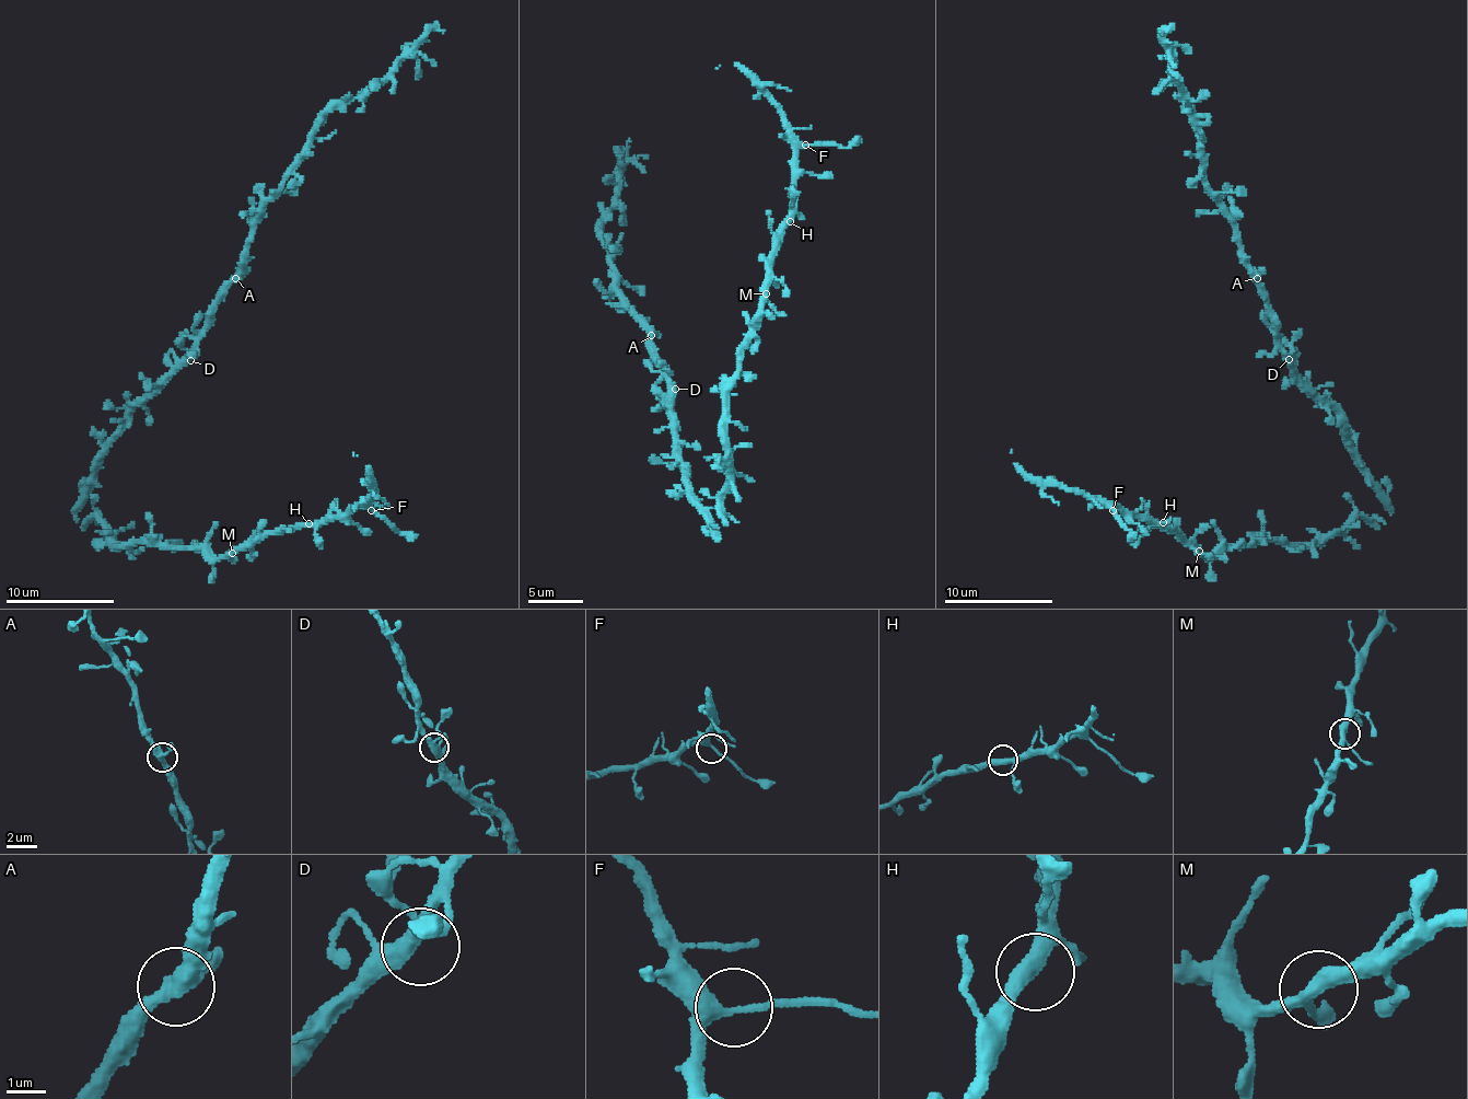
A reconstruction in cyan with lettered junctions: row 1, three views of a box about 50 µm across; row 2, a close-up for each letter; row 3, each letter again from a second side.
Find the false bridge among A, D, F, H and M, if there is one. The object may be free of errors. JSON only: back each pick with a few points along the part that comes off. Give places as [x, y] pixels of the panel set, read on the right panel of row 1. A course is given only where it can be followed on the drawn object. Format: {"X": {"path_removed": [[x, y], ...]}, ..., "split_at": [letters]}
{"split_at": []}

